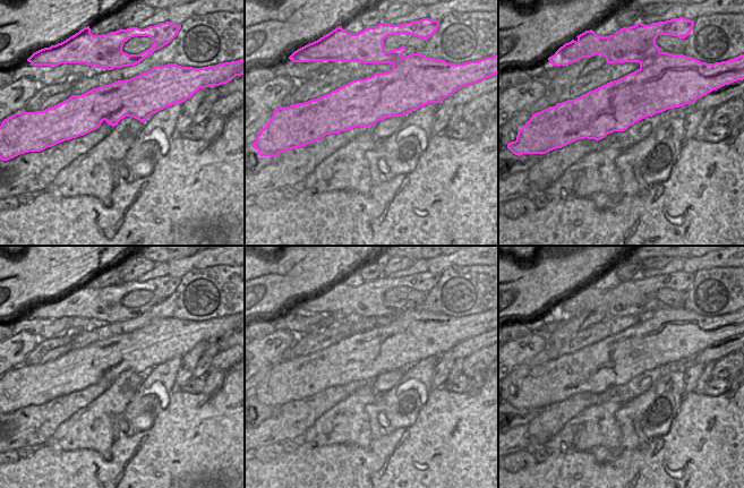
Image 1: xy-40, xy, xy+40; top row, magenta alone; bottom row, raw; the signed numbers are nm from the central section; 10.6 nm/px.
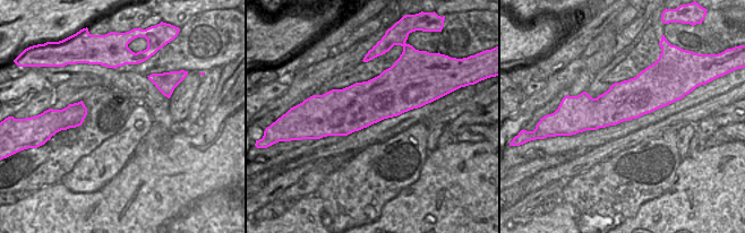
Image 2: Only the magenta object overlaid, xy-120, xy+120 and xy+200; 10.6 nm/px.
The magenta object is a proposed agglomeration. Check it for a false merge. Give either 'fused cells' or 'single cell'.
fused cells

